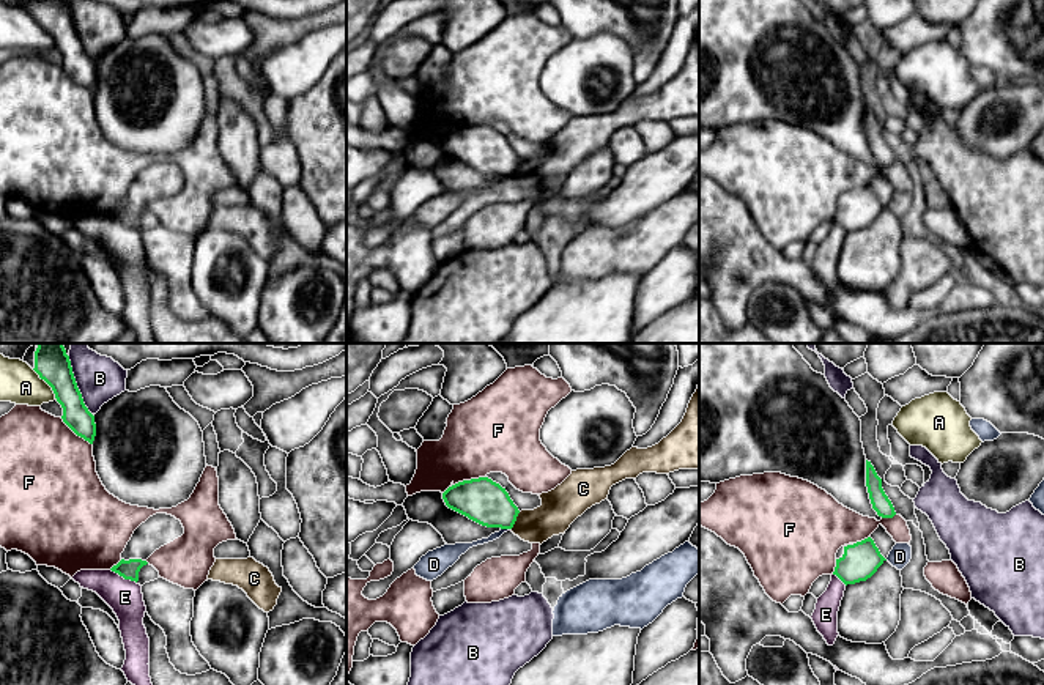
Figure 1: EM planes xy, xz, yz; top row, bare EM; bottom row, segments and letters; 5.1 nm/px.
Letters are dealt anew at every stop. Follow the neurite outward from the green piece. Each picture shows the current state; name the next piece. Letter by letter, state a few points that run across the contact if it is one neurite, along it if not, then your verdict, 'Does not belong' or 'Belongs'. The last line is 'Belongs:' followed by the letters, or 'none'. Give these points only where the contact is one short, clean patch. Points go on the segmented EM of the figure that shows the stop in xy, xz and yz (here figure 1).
A: Does not belong
B: Does not belong
C: Line: xz (520, 512), (510, 529). Does not belong
D: Line: xz (501, 528), (509, 529). Does not belong
E: Line: xy (111, 569), (136, 583). Does not belong
F: Does not belong
Belongs: none

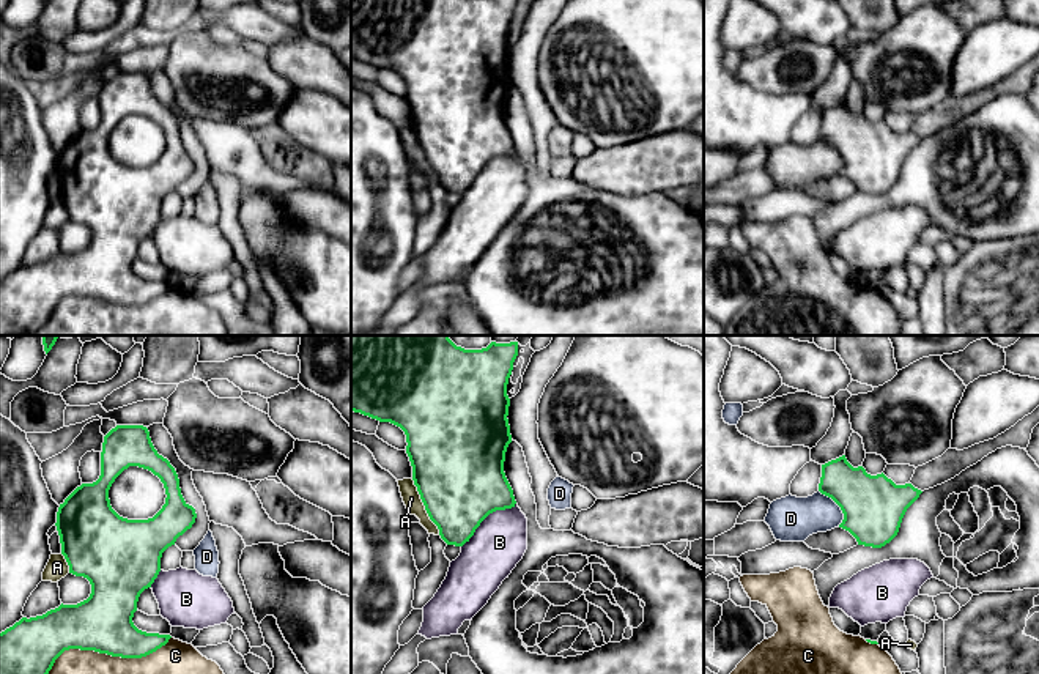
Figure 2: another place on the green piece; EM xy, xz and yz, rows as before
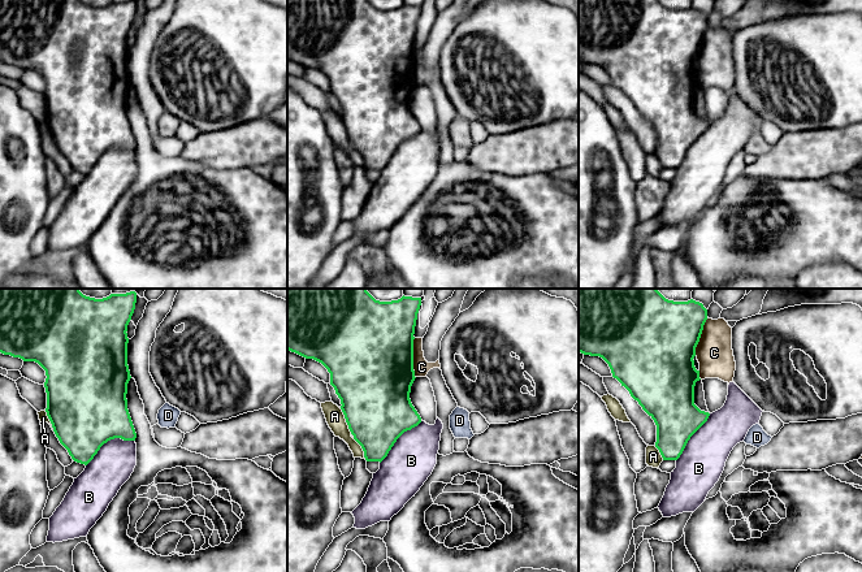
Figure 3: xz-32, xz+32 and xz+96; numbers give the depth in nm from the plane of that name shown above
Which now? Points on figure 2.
A: Does not belong
B: Belongs
C: Does not belong
D: Does not belong
Belongs: B

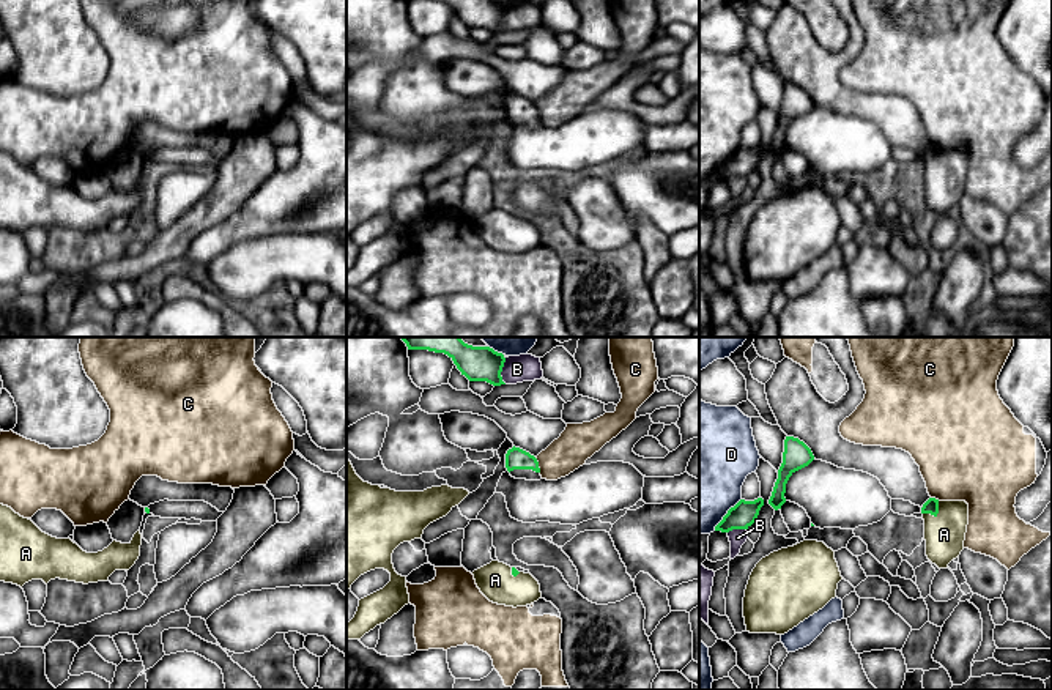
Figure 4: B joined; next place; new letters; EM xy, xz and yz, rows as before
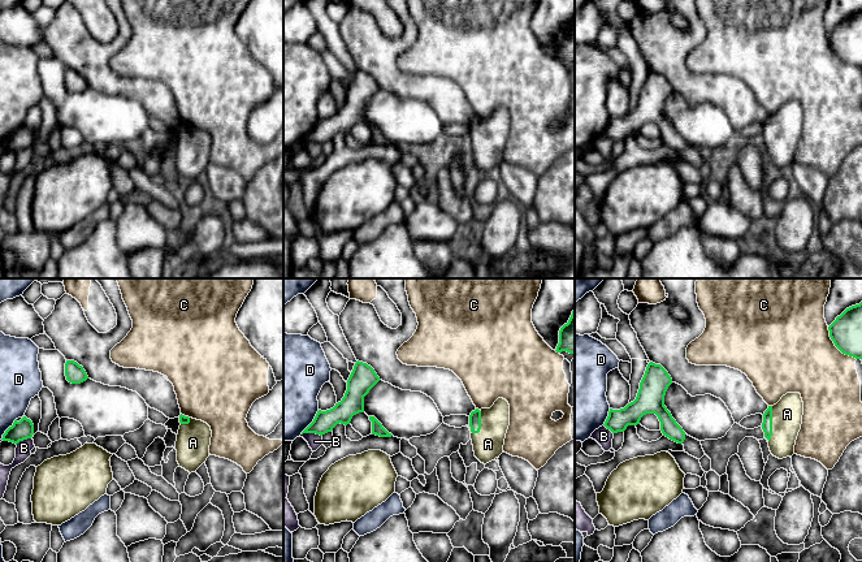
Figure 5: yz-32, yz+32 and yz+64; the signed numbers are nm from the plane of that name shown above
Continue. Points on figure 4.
A: Does not belong
B: Does not belong
C: Does not belong
D: Does not belong
Belongs: none

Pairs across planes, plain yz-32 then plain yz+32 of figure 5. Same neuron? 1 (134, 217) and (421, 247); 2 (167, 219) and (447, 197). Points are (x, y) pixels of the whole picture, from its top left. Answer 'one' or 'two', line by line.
1: two
2: one

